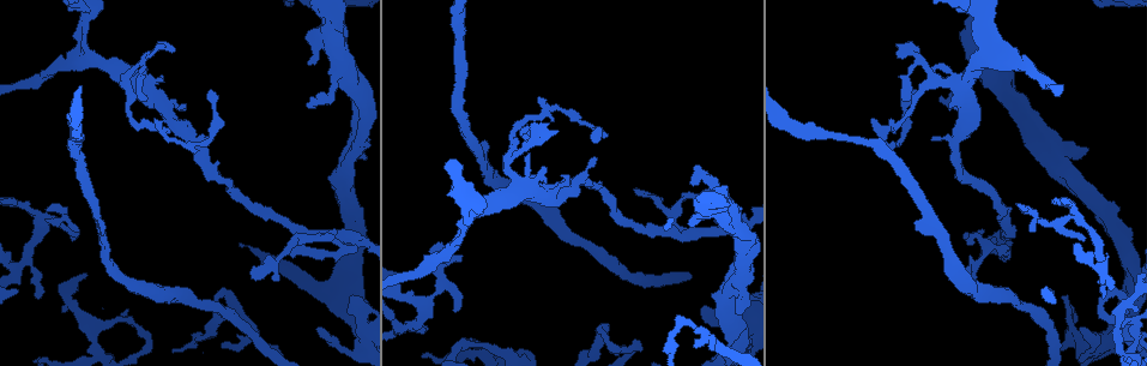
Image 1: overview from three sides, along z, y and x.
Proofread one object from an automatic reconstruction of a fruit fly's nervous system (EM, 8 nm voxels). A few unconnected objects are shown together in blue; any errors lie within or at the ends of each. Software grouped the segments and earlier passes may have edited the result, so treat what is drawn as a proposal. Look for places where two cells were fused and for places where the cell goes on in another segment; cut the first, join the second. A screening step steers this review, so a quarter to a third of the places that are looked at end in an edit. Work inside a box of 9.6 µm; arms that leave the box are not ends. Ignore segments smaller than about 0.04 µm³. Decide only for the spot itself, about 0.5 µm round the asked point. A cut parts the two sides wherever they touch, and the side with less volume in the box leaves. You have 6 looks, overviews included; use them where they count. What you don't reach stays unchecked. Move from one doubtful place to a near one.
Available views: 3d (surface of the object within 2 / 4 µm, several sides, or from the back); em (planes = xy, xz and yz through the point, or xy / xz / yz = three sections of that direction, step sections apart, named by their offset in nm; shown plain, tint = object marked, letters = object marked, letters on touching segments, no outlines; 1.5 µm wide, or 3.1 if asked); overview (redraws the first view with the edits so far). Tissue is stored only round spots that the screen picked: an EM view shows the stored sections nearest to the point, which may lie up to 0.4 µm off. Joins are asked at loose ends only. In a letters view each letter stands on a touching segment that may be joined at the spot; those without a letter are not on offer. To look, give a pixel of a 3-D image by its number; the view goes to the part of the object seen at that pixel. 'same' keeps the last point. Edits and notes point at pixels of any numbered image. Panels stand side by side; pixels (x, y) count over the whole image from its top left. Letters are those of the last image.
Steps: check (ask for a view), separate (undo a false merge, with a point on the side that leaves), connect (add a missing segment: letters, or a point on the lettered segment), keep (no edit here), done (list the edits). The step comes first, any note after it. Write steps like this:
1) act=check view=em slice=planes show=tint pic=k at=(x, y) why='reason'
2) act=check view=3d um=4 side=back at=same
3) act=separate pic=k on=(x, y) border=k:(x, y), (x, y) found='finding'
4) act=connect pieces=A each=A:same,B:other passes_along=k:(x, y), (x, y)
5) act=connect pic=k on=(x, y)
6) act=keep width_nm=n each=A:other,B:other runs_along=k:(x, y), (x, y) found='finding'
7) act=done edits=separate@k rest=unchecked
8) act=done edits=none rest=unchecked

act=check view=em slice=planes show=tint pic=1 at=(290, 245) why='sharp bend'

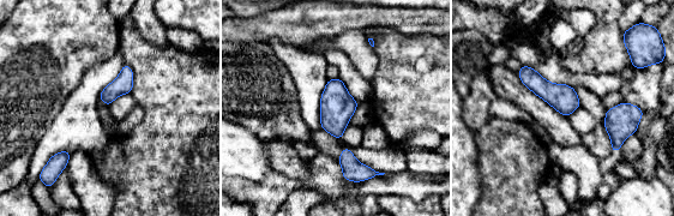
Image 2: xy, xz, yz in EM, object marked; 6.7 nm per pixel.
act=check view=em slice=planes show=letters at=same

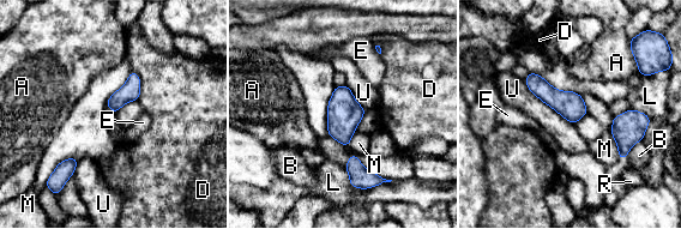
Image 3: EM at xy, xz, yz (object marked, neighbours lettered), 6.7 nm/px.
act=keep each=A:other,B:other,D:other,E:other,L:other,M:other,R:other,U:other border=3:(344, 168), (351, 186), (392, 180) found='continuous, no second cell'

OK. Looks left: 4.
act=check view=em slice=planes show=letters pic=1 at=(103, 230) why='branch stops here'

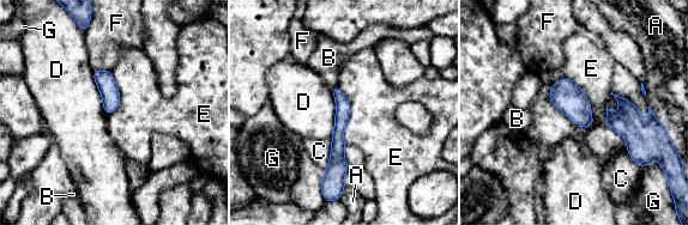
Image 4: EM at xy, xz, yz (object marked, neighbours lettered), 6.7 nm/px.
act=keep each=A:other,B:other,C:other,D:other,E:other,F:other,G:other border=4:(560, 78), (583, 91), (591, 127) found='no lettered segment goes on from it'

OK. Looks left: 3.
act=check view=em slice=yz step=8 show=tint pic=1 at=(404, 325)

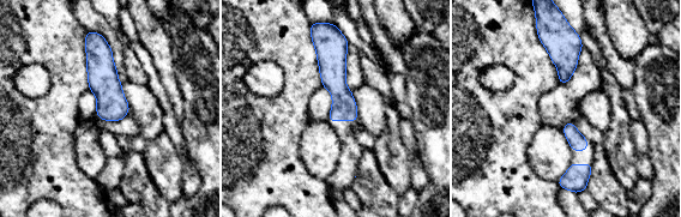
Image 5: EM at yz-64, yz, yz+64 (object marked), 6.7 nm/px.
act=check view=em slice=planes show=letters at=same

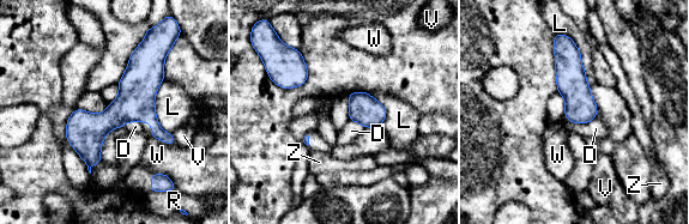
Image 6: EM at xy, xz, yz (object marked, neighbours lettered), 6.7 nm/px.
act=keep longest_contact=L:380nm each=D:other,L:other,R:other,V:other,W:other,Z:other border=6:(598, 113), (590, 121), (579, 123) found='one cell here'

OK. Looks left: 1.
act=done edits=none rest=unchecked

